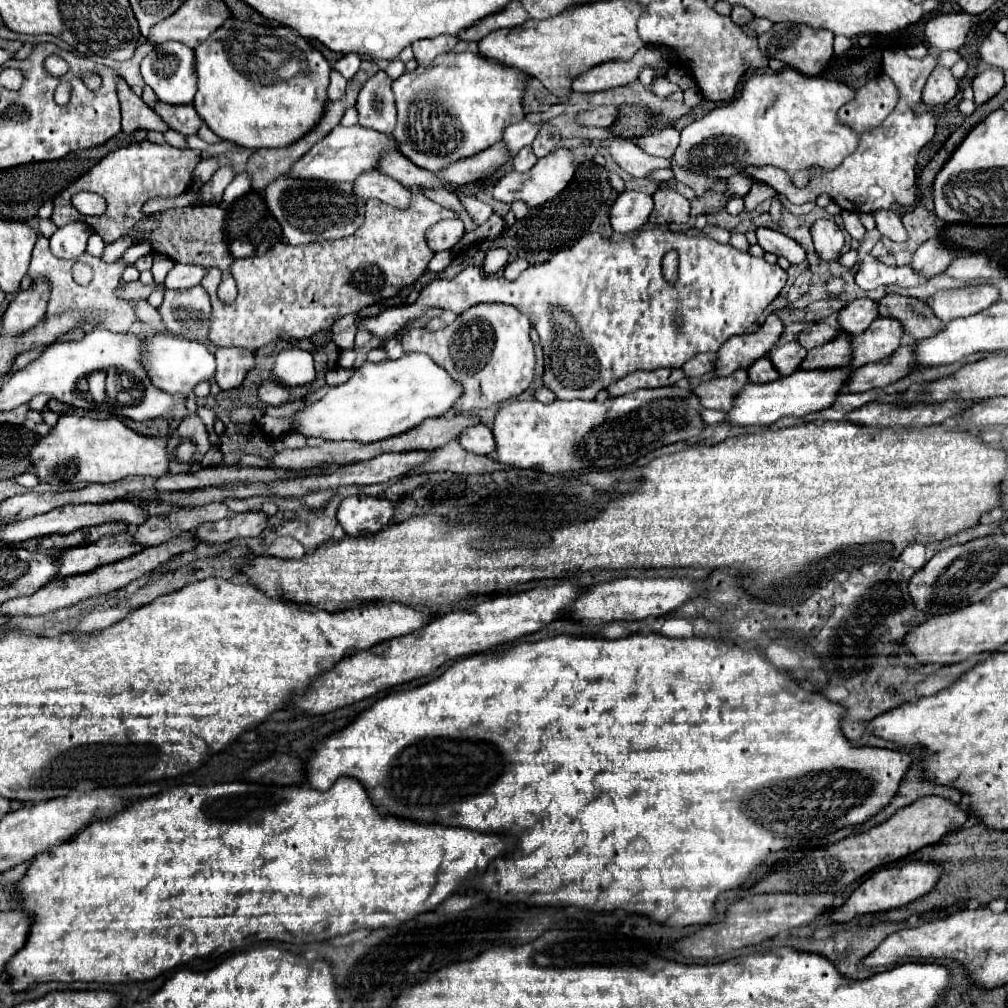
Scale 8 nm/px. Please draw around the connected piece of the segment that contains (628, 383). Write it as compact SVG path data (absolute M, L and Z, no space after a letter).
M658 368L652 372L634 372L618 382L614 382L614 386L610 386L608 392L610 392L610 396L624 396L624 394L640 390L640 388L670 386L682 378L684 378L684 372L680 368Z

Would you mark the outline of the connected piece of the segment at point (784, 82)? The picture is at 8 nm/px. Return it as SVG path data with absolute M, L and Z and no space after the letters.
M792 68L776 74L754 74L746 80L740 96L726 106L714 108L704 118L682 130L674 164L728 178L746 166L776 166L802 188L810 182L810 168L834 170L858 146L858 132L838 120L838 110L856 98L856 90L826 78L810 78Z

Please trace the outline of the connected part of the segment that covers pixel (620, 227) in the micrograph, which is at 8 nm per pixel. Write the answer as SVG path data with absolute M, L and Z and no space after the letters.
M622 192L612 210L610 210L610 224L614 232L628 234L638 228L642 228L652 212L652 196L642 194L642 192Z

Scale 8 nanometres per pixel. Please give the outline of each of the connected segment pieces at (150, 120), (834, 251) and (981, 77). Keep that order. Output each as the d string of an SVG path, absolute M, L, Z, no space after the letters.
M124 80L118 82L118 98L122 104L122 132L132 134L136 130L170 130L170 126L162 118L158 118L158 114L148 108Z
M816 220L812 226L812 240L820 260L840 260L844 248L844 234L834 220Z
M988 68L982 74L978 74L972 80L972 90L974 90L974 102L984 104L992 96L996 96L1004 86L1004 72L1000 68Z

